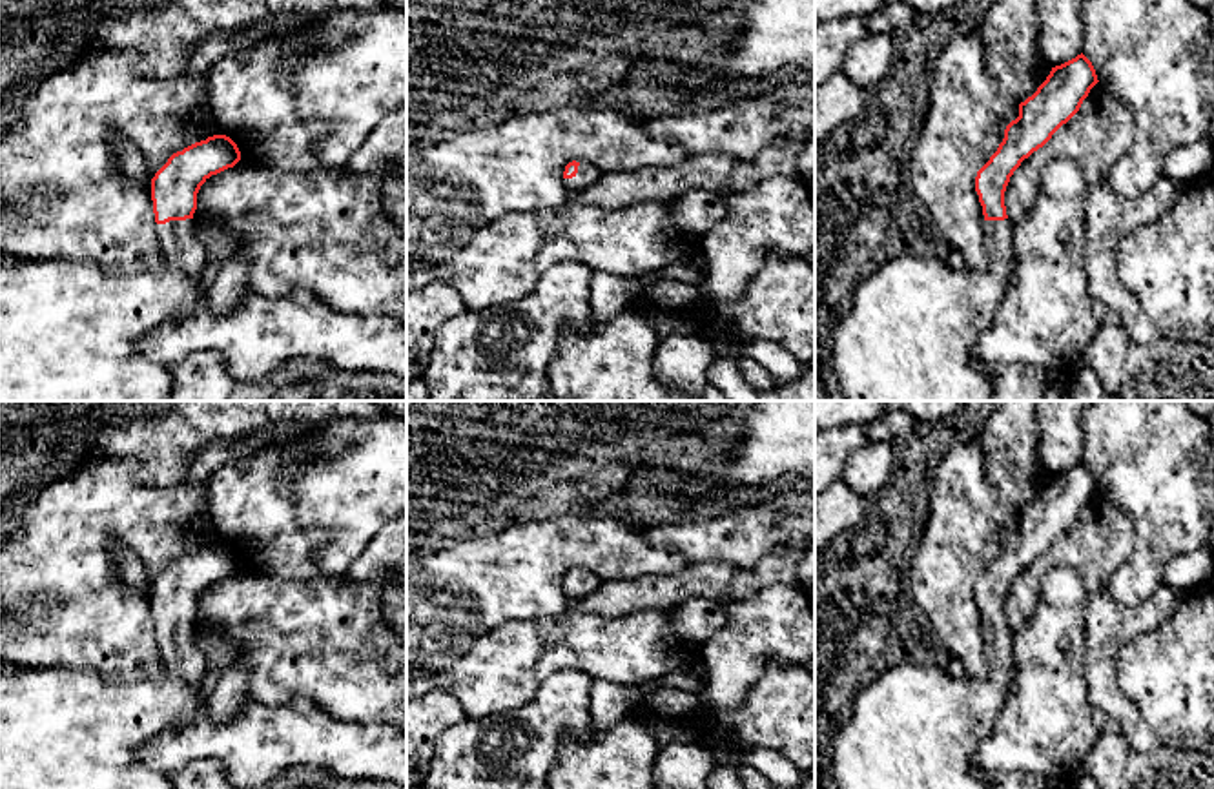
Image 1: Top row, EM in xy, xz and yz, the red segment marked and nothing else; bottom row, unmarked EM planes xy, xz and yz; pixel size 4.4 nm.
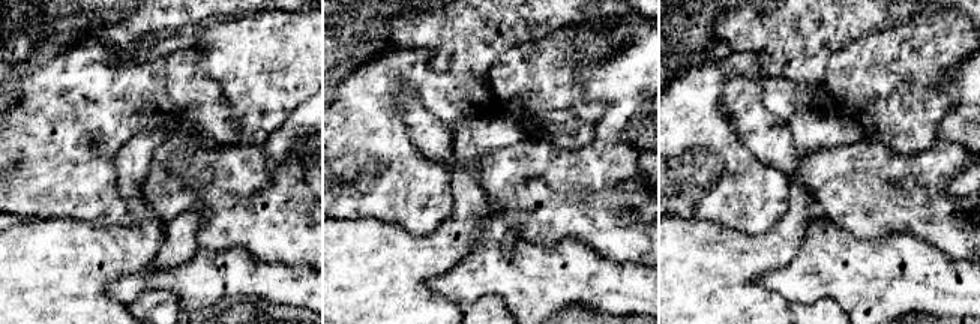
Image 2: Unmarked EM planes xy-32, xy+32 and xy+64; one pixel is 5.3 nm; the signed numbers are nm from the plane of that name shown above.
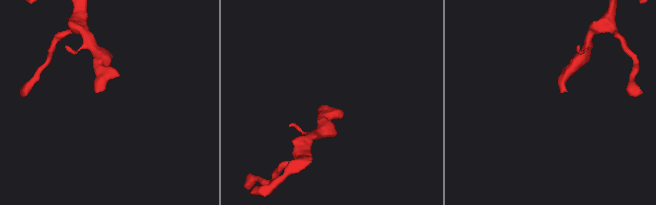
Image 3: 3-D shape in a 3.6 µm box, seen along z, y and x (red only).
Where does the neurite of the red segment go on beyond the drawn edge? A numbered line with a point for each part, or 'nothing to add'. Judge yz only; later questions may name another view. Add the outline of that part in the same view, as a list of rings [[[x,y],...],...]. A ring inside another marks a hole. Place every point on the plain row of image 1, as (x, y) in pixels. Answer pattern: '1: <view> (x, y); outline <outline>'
1: yz (915, 726); outline [[[984,629],[990,672],[955,678],[937,665],[897,665],[866,685],[833,745],[838,789],[992,789],[972,774],[977,745],[995,727],[1015,674],[1013,632]]]

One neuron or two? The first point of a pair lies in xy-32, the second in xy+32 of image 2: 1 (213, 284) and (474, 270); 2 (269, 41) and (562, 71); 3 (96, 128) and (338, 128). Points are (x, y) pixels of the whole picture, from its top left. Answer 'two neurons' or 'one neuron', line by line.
1: one neuron
2: two neurons
3: one neuron

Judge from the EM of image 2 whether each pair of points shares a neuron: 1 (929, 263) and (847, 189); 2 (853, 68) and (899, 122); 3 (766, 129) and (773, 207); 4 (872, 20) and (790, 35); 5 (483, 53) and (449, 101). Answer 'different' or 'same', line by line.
1: different
2: same
3: different
4: same
5: different

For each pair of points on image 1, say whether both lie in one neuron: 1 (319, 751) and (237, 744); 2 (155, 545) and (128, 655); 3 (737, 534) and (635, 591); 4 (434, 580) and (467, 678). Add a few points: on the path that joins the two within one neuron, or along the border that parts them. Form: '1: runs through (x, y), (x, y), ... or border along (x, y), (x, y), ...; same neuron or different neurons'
1: runs through (299, 748), (257, 748); same neuron
2: runs through (112, 531), (106, 531), (97, 540), (97, 611); same neuron
3: border along (731, 562), (689, 563); different neurons
4: border along (493, 629), (482, 635), (454, 662), (425, 680); different neurons

